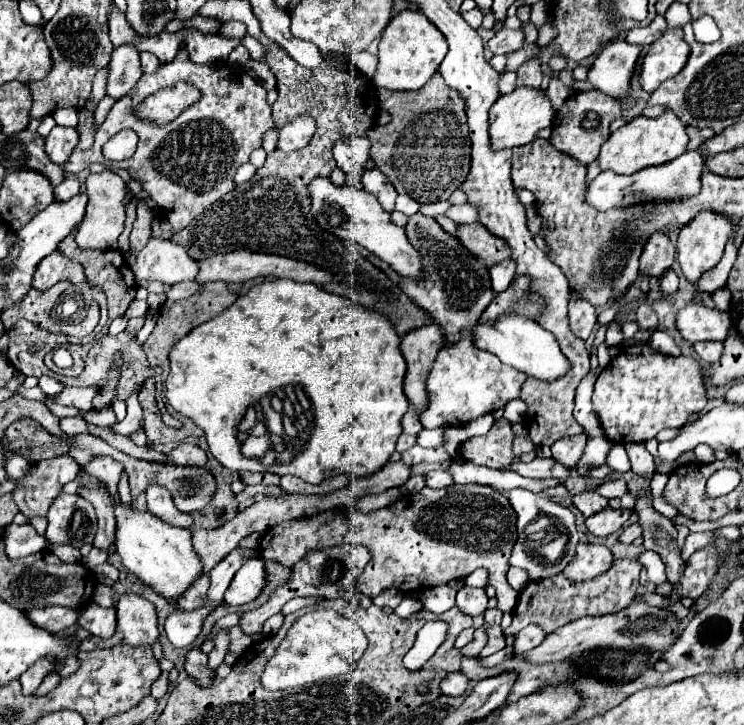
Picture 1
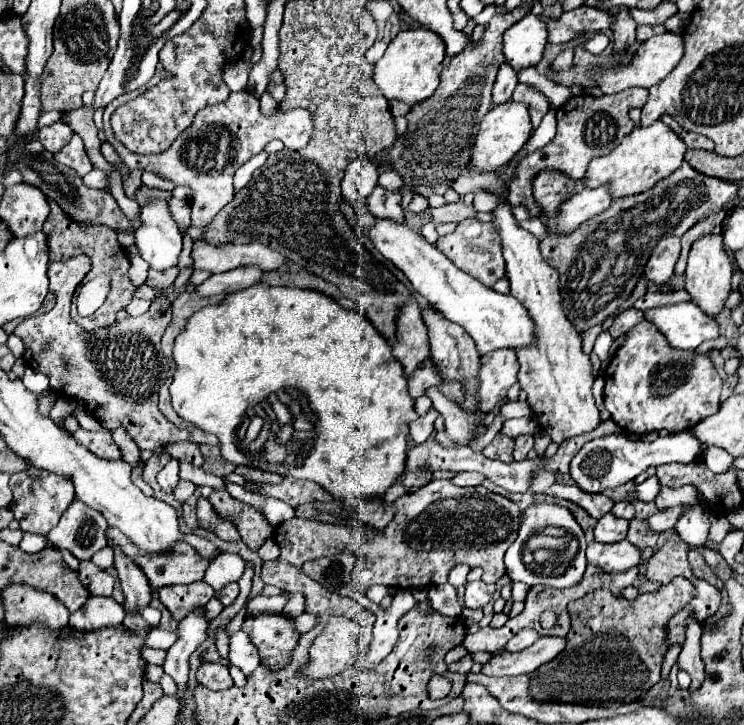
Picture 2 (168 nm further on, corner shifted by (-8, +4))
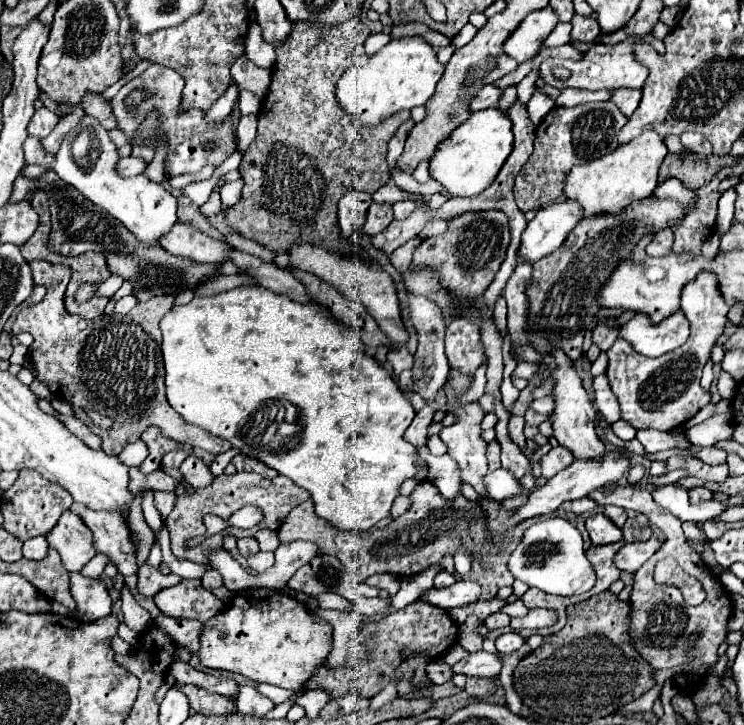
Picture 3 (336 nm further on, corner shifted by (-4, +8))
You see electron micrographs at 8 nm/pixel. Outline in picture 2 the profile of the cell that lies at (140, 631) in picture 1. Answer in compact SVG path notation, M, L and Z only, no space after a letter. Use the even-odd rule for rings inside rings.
M110 544L110 548L114 552L114 568L118 572L120 586L122 586L122 592L124 592L124 606L128 610L148 606L152 588L150 588L144 572L118 546Z

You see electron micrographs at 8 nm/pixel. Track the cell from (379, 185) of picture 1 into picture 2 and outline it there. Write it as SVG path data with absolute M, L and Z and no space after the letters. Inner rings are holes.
M376 186L368 200L368 212L380 220L386 218L386 220L394 220L394 222L402 224L404 212L402 212L400 200L402 200L400 192L388 192L388 190Z

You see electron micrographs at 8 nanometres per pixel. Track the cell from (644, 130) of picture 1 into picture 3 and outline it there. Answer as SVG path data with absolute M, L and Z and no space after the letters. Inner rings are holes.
M646 130L638 138L630 140L630 144L620 144L608 156L586 162L582 166L574 166L566 178L564 196L578 200L580 206L584 208L584 216L602 212L618 214L630 202L642 200L652 194L652 190L658 184L658 168L666 158L666 154L668 148L662 136L658 136L654 130Z

